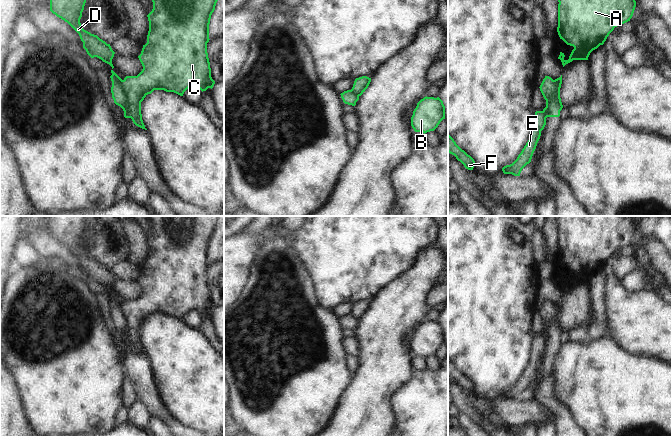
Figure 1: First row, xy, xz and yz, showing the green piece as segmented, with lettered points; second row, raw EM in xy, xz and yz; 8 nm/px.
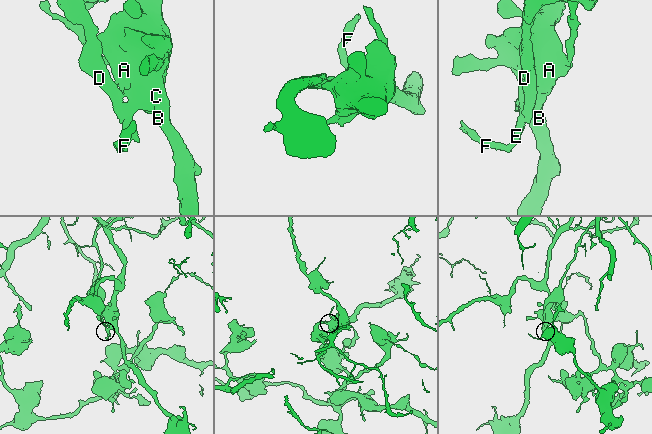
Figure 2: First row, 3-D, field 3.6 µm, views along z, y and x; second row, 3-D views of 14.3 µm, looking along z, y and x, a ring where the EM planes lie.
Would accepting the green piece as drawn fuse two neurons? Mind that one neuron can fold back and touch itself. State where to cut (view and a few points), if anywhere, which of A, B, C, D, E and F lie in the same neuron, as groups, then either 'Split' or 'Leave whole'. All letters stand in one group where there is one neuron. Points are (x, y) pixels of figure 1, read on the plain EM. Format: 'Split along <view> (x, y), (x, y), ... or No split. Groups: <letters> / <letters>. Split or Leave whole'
Split along xy (122, 304), (122, 310), (128, 324), (128, 341). Groups: A B C E F / D. Split

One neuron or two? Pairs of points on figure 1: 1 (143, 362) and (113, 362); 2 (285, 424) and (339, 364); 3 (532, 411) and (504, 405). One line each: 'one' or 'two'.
1: two
2: one
3: one

